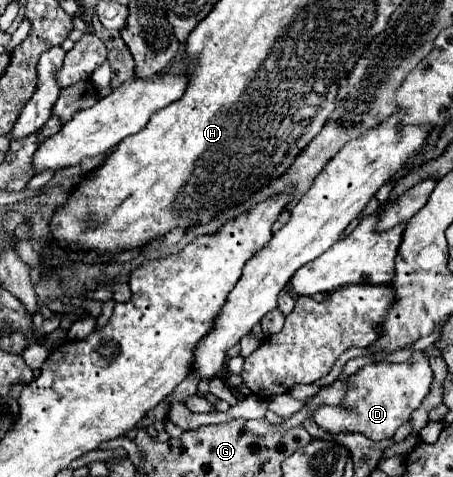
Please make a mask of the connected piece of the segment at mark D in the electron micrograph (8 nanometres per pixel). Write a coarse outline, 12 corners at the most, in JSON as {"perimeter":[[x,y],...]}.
{"perimeter":[[425,353],[369,363],[319,427],[403,441],[430,392]]}

